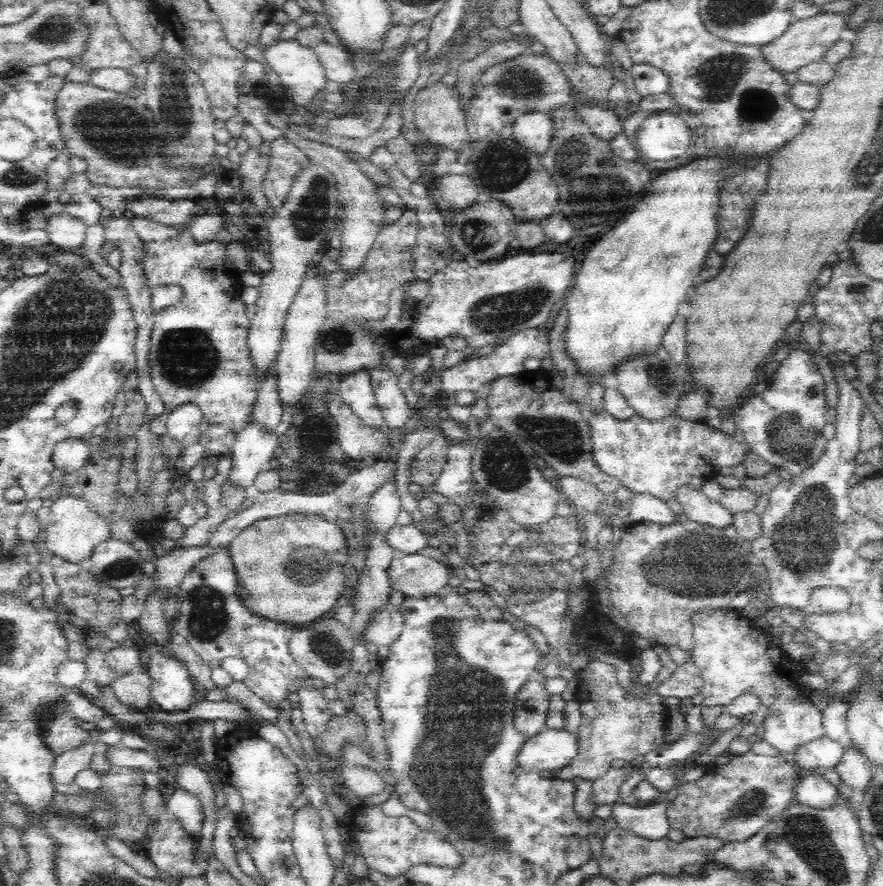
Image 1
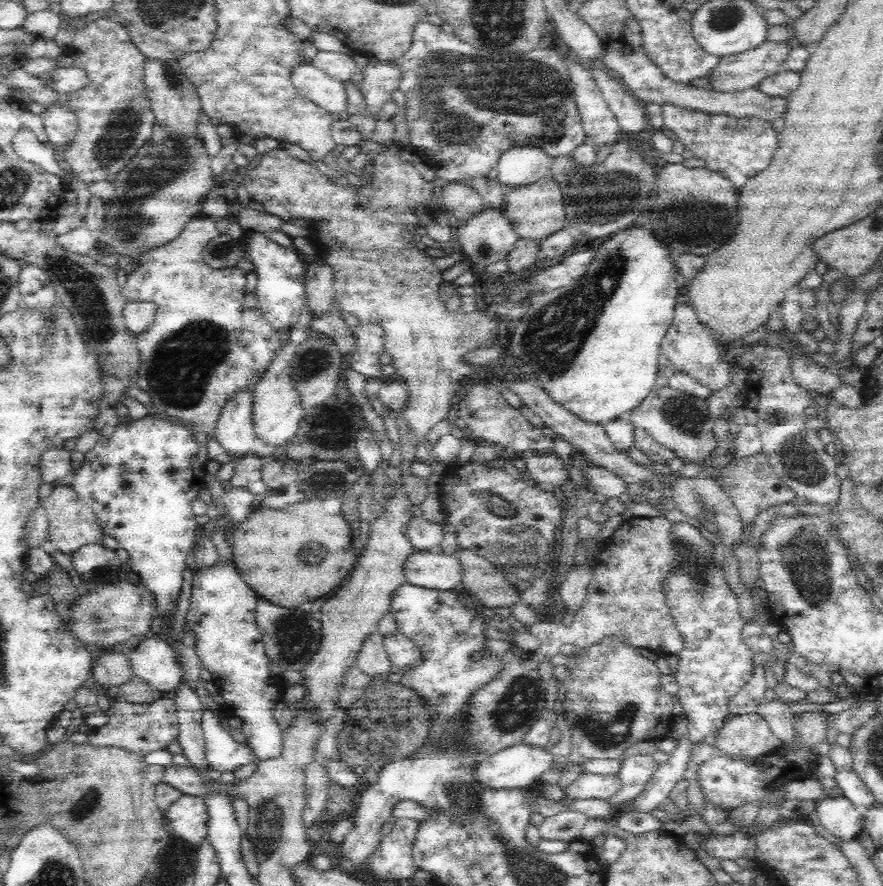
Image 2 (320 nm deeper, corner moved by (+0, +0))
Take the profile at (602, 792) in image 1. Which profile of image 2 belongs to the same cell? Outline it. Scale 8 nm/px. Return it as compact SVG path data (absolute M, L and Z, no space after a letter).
M562 811L556 816L544 818L537 826L538 834L542 840L562 840L571 843L580 839L587 819L580 812Z

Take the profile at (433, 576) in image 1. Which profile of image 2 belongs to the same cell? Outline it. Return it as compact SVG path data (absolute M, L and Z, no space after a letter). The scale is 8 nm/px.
M415 550L404 563L406 582L431 590L457 590L461 583L461 562L450 552Z

